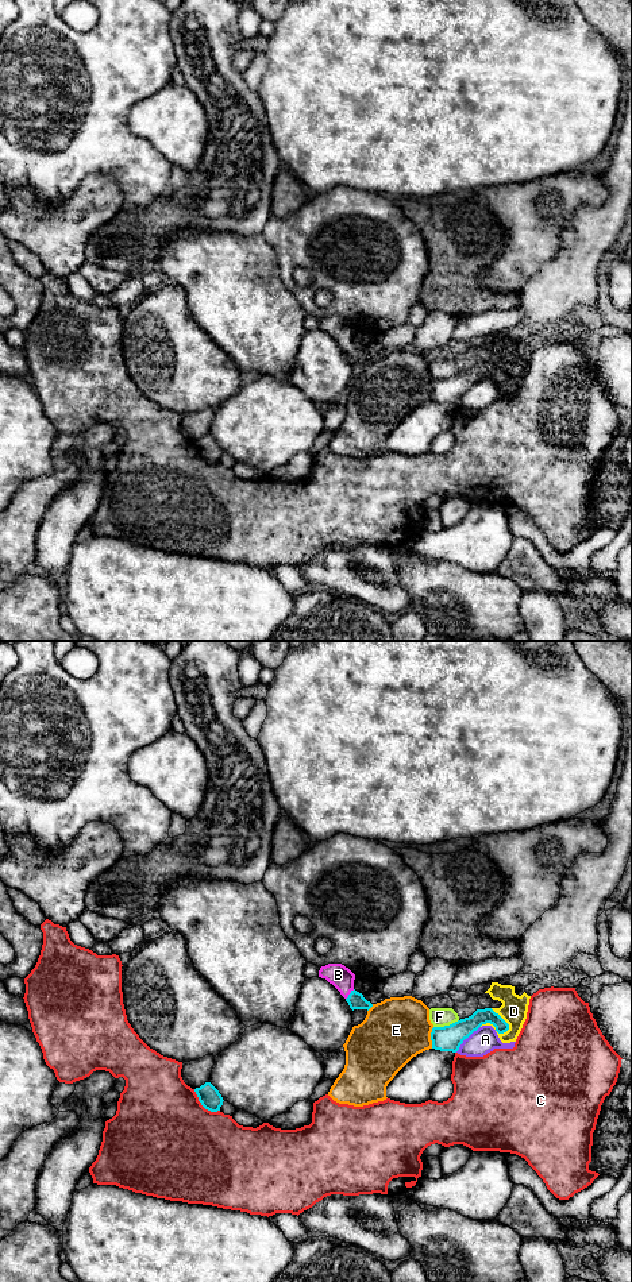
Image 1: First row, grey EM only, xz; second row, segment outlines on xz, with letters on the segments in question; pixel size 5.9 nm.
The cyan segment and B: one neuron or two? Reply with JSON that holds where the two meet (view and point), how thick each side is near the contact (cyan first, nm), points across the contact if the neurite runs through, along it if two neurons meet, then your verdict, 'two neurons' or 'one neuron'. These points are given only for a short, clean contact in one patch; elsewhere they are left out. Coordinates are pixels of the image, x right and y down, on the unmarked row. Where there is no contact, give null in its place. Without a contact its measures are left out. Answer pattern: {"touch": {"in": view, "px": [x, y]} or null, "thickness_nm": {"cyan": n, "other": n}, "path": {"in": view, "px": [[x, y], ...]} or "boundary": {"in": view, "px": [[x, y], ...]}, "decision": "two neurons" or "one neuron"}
{"touch": {"in": "xz", "px": [349, 347]}, "thickness_nm": {"cyan": 100, "other": 140}, "path": {"in": "xz", "px": [[355, 352], [349, 347], [343, 332], [338, 327]]}, "decision": "one neuron"}

